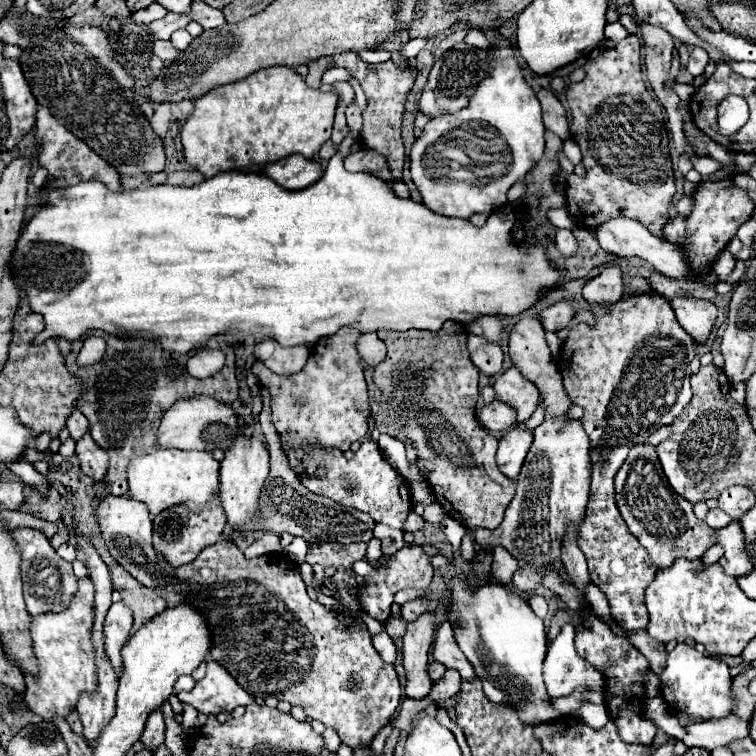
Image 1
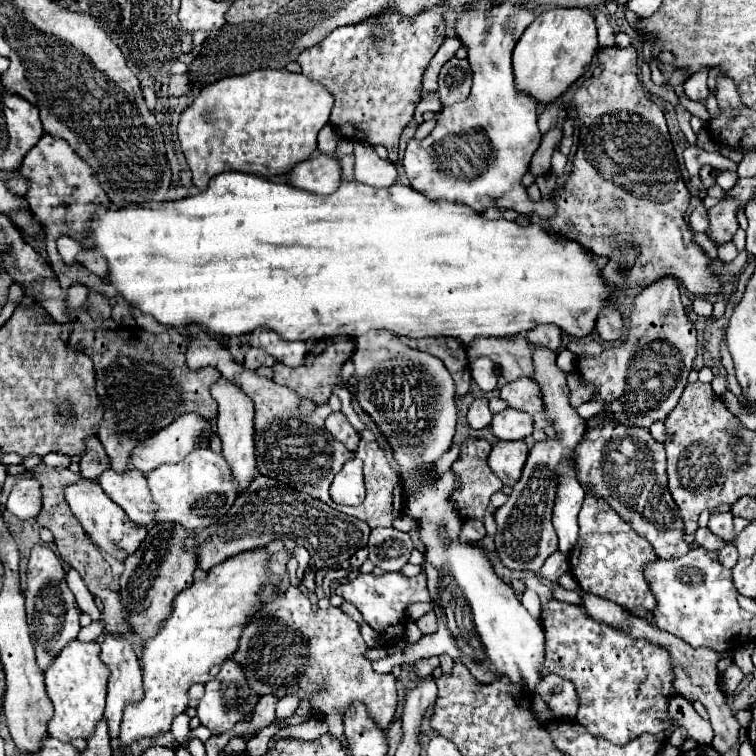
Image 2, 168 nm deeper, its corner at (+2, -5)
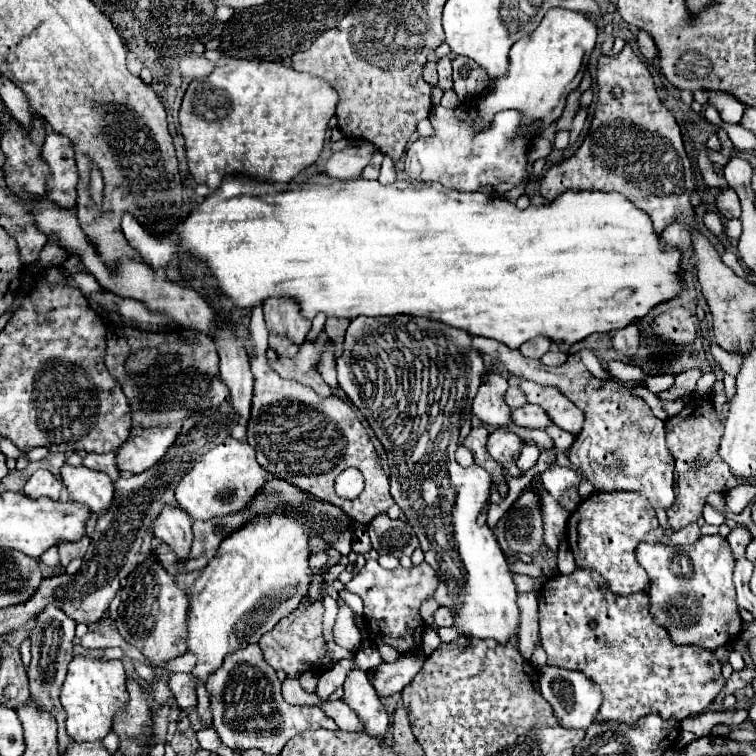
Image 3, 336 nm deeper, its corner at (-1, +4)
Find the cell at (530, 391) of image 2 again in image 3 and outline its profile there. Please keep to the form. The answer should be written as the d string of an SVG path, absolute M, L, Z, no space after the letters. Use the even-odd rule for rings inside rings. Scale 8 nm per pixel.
M526 380L520 382L520 388L530 404L538 404L548 412L550 420L556 426L560 426L564 432L570 432L574 436L580 434L584 424L584 412L572 400L568 400L558 388L542 386Z

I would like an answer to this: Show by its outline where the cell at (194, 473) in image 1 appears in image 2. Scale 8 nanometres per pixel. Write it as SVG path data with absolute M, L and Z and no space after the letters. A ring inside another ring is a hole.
M195 449L189 453L189 457L175 465L161 465L153 469L147 473L147 485L151 489L153 503L157 505L155 521L175 521L191 531L215 523L237 499L227 461L223 455L213 453L211 449Z

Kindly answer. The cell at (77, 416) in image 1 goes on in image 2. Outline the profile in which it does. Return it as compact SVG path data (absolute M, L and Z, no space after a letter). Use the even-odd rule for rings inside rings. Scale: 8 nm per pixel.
M89 437L85 441L85 453L83 453L79 465L81 465L85 479L95 479L103 469L109 467L107 455L103 453L103 445L99 443L97 437Z

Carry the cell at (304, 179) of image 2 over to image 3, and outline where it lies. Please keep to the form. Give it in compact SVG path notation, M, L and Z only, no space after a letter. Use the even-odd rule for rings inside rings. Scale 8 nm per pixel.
M364 142L360 148L358 146L346 146L344 150L336 152L330 156L326 162L326 174L338 180L350 180L358 178L362 170L370 164L370 158L378 152L378 148L370 142Z

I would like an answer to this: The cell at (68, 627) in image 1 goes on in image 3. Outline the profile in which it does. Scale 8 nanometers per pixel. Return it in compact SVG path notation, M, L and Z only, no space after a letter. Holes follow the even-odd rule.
M74 656L68 666L68 676L60 694L62 706L68 712L66 730L74 742L96 742L112 732L114 716L126 708L128 690L126 690L126 674L120 660L100 662L98 658Z

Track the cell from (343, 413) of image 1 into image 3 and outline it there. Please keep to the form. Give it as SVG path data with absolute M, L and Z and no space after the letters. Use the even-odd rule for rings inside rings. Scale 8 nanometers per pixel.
M320 336L314 342L304 342L298 346L298 354L294 358L278 358L274 362L270 362L270 368L274 372L280 374L280 378L284 380L296 380L308 388L312 388L316 394L332 394L332 390L328 388L328 384L316 374L316 362L318 356L322 352L322 348L326 346L328 338Z

